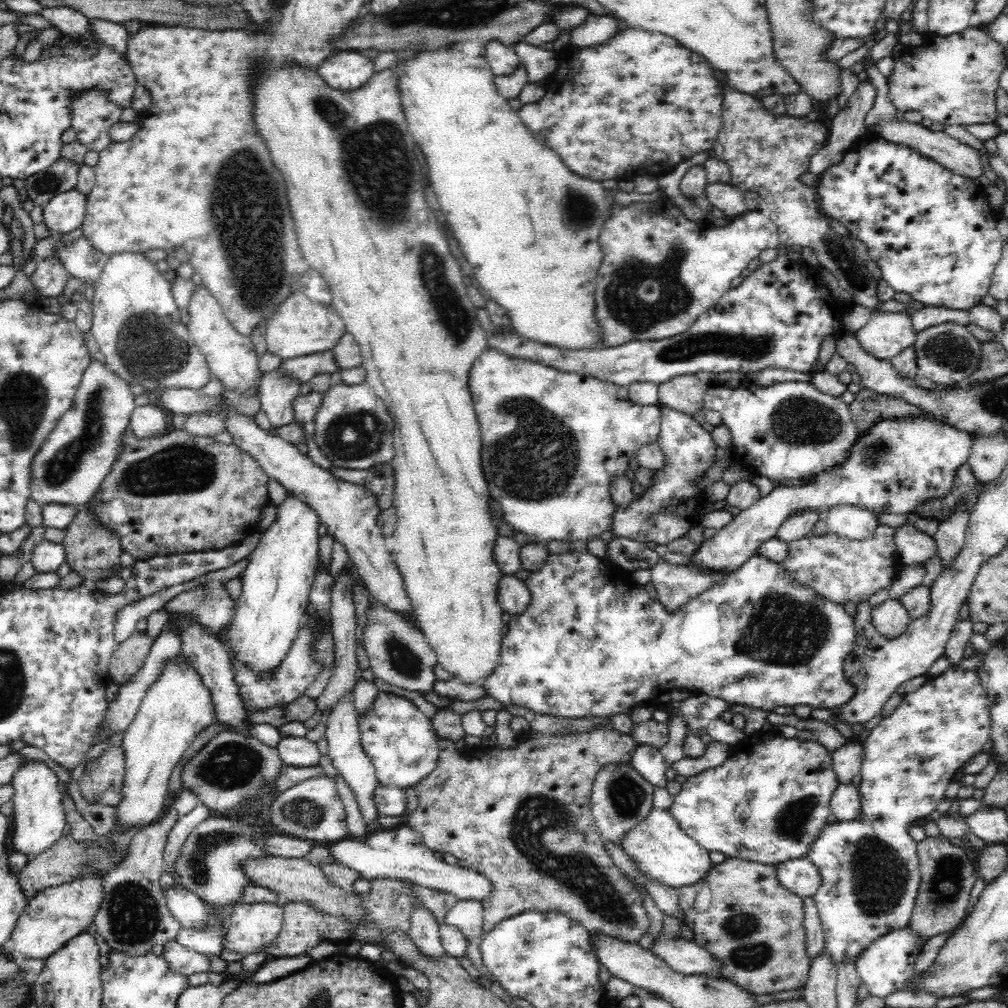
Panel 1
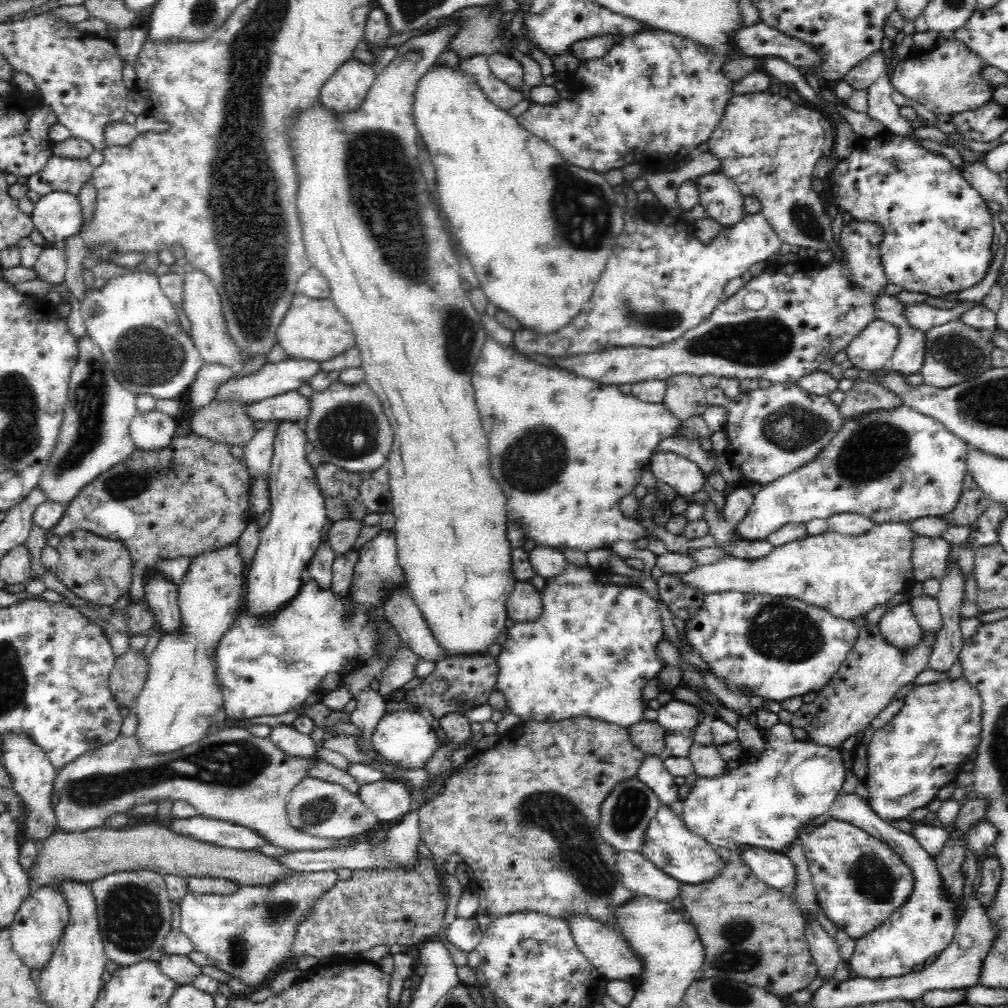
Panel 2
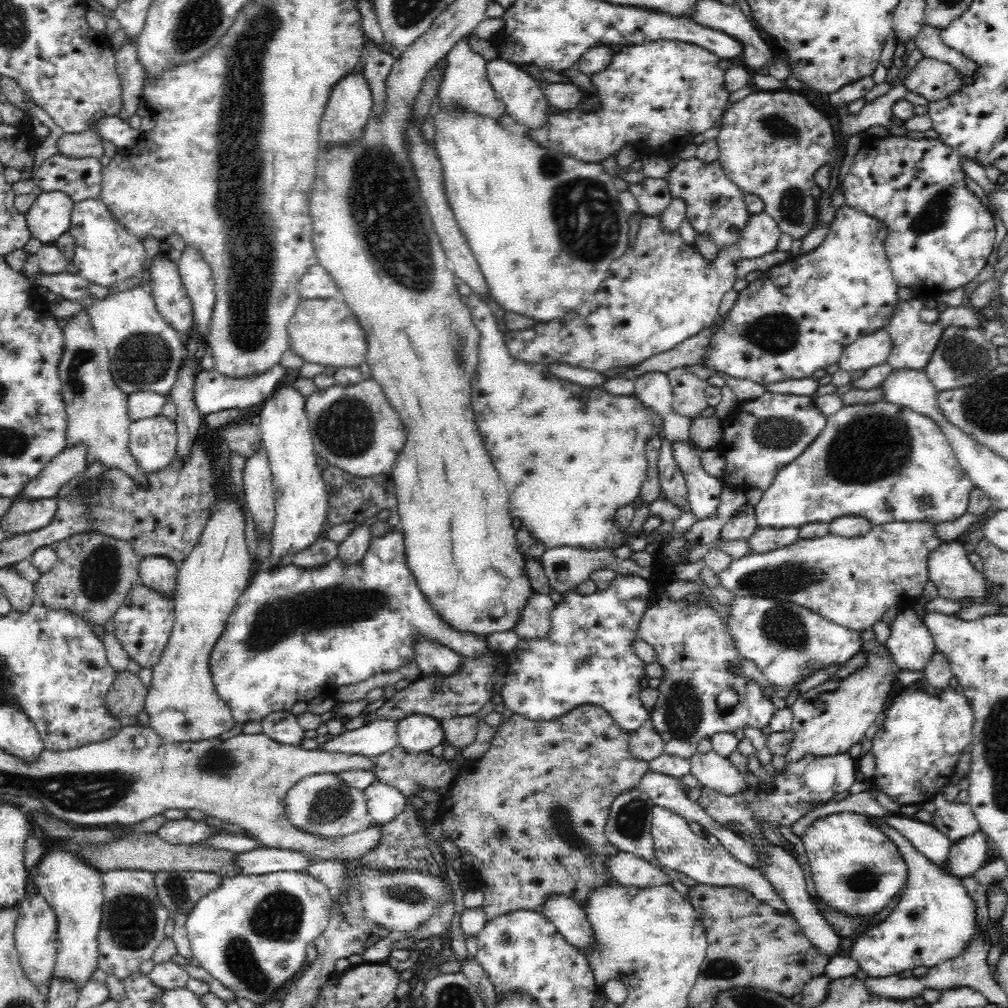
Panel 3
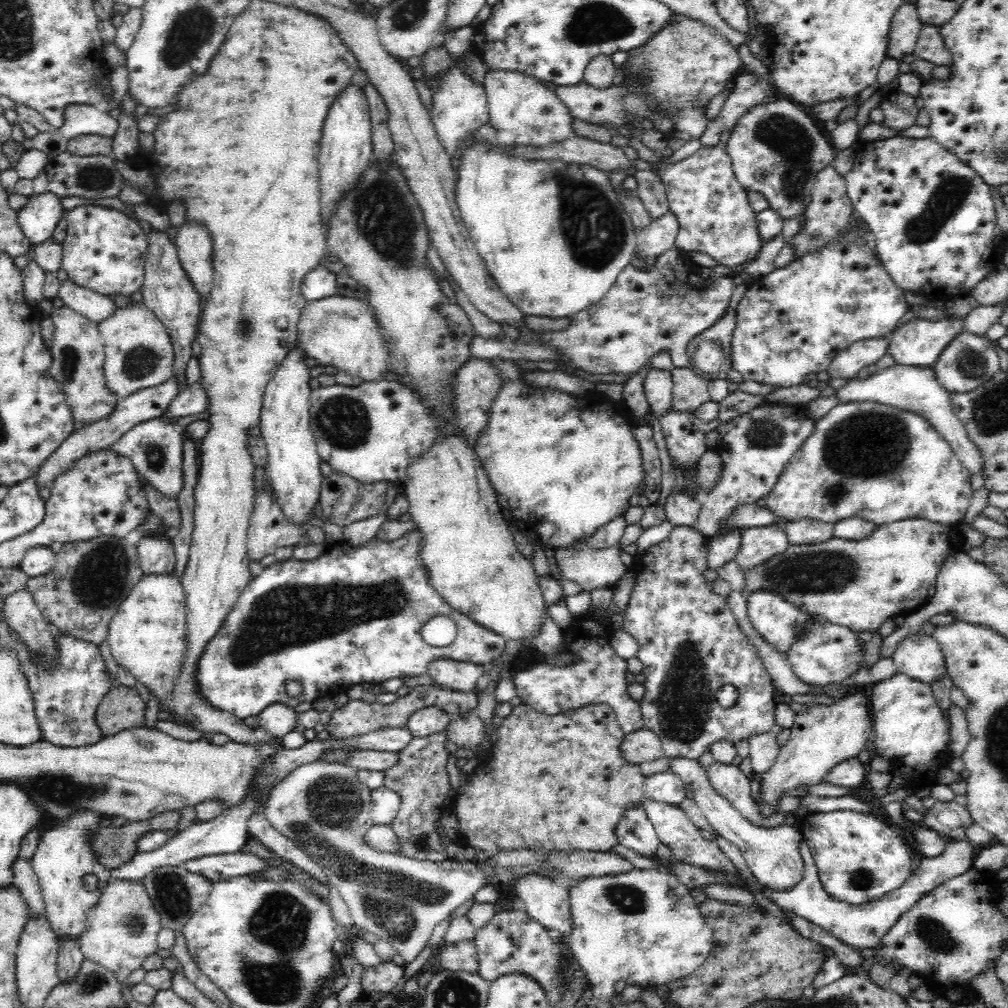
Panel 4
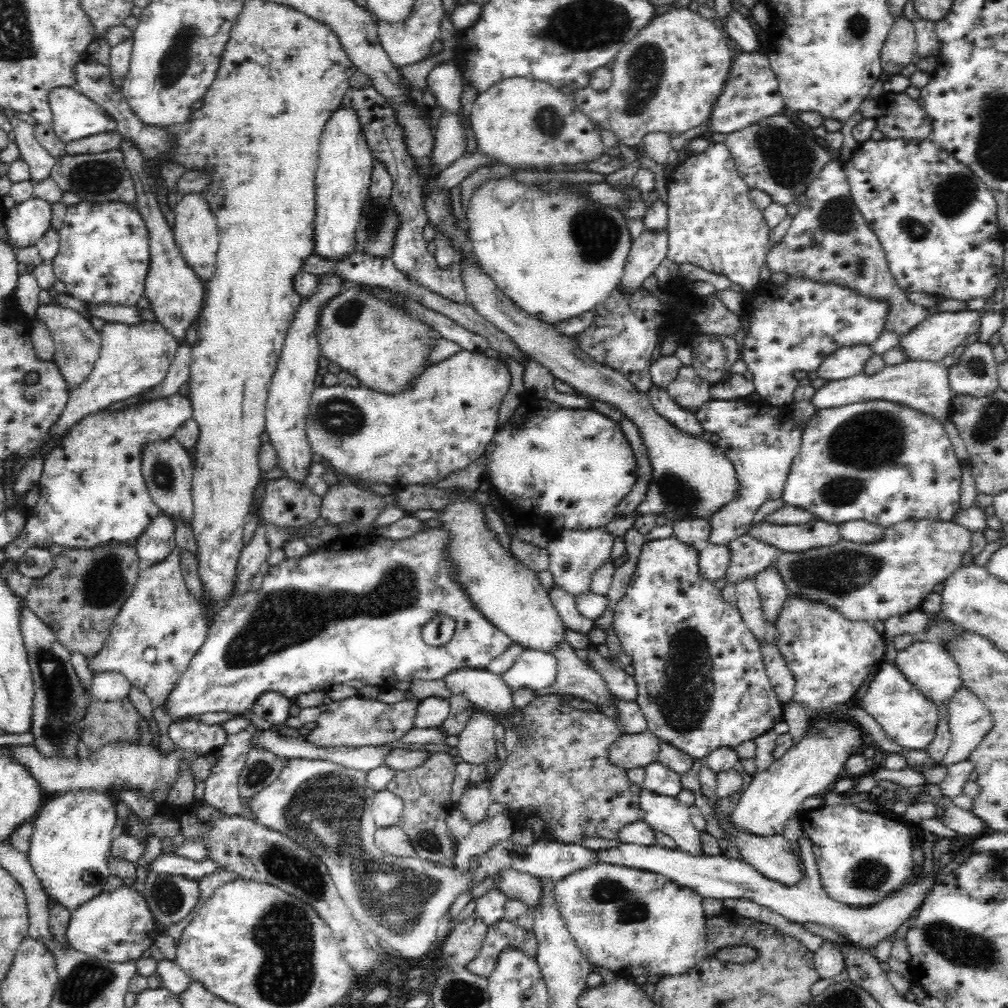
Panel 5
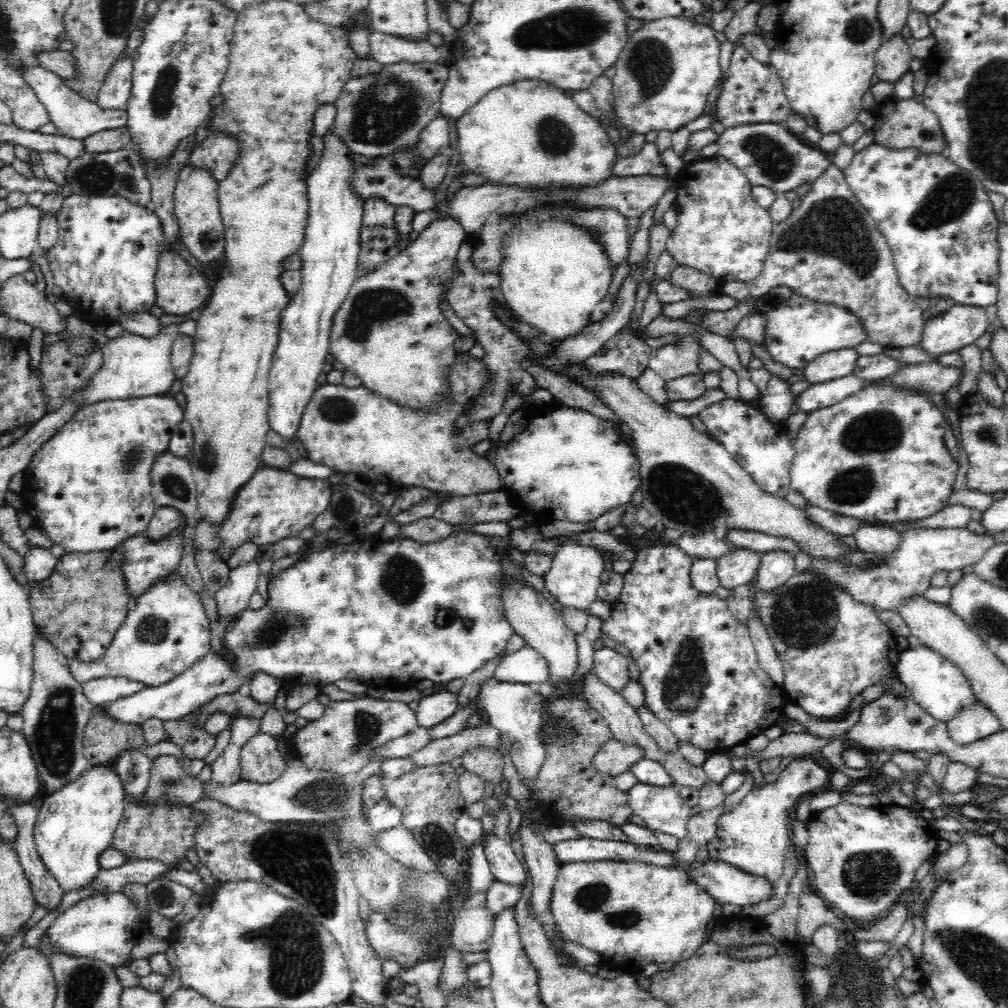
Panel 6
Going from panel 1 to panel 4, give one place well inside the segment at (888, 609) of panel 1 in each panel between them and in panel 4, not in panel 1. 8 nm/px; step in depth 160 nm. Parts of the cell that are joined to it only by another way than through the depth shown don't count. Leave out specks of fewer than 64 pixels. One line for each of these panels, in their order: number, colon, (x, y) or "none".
2: (899, 627)
3: (910, 645)
4: (920, 657)

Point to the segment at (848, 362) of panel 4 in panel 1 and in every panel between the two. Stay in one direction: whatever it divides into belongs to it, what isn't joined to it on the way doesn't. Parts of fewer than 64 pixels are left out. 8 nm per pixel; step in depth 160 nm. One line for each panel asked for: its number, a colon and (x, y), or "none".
1: (885, 335)
2: (870, 350)
3: (870, 350)

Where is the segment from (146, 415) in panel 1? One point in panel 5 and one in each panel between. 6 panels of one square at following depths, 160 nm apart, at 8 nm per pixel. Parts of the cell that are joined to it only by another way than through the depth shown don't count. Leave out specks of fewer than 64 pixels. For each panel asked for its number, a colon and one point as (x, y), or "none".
2: (150, 431)
3: (152, 441)
4: (155, 447)
5: (167, 468)

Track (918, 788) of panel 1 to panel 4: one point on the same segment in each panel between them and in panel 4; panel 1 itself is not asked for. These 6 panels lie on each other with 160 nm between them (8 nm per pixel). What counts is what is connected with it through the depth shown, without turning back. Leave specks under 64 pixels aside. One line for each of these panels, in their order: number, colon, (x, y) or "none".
2: (859, 880)
3: (857, 869)
4: (859, 859)

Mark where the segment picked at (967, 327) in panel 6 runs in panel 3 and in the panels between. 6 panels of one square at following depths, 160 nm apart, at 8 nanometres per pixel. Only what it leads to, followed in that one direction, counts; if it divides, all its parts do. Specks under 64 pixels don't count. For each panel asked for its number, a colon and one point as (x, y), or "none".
3: (914, 341)
4: (919, 342)
5: (938, 334)

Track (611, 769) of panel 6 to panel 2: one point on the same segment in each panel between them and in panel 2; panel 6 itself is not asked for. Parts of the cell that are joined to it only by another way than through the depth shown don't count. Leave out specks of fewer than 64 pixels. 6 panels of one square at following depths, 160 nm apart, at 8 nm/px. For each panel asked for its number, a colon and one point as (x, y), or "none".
2: (648, 736)
3: (644, 743)
4: (644, 745)
5: (630, 751)

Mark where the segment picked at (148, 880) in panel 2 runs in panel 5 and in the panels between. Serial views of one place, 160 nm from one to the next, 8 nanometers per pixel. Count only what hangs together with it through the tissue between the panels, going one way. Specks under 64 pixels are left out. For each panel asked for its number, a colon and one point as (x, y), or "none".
3: (133, 922)
4: (120, 931)
5: (116, 926)

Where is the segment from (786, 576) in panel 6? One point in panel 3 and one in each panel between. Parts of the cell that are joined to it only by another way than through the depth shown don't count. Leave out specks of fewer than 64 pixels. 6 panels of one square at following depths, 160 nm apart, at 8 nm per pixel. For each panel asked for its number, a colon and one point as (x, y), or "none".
3: (788, 643)
4: (778, 622)
5: (773, 592)

